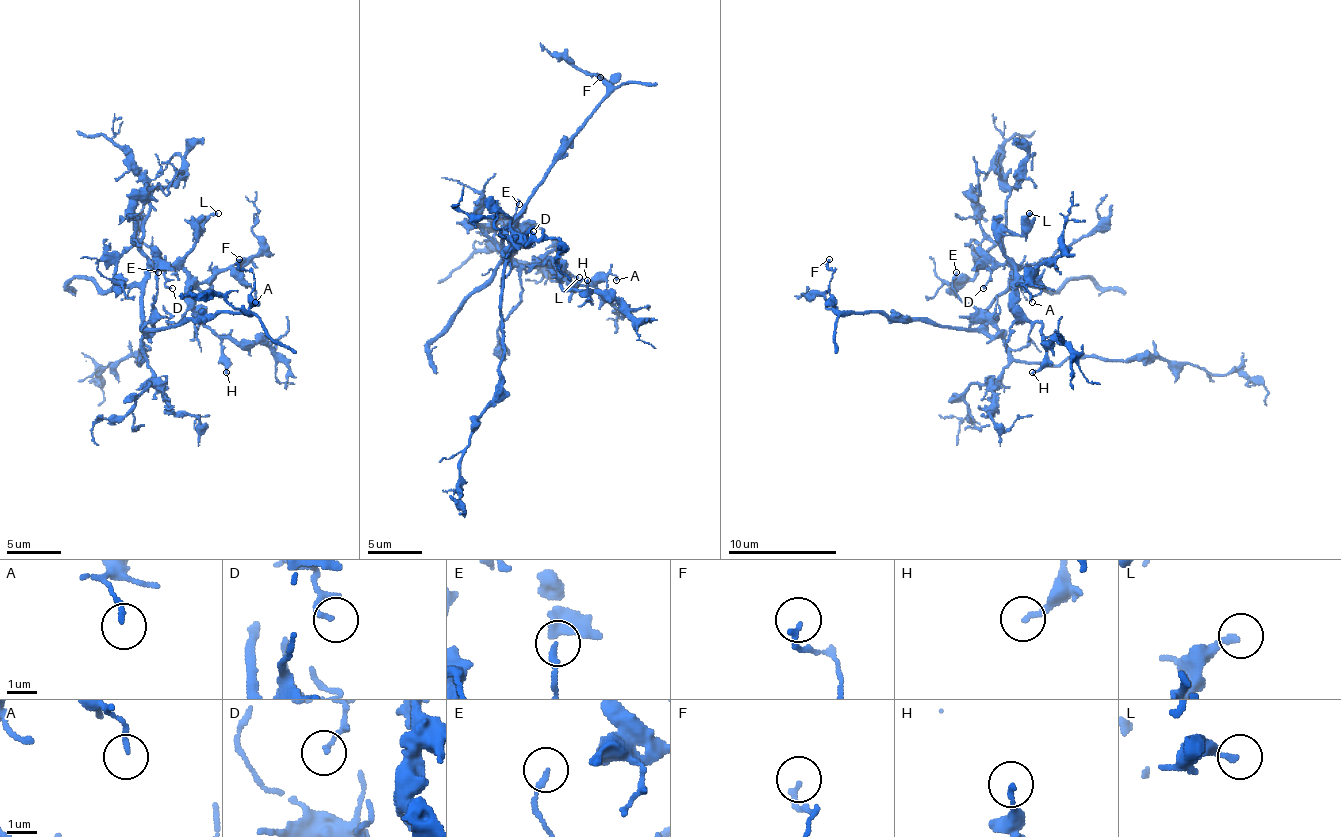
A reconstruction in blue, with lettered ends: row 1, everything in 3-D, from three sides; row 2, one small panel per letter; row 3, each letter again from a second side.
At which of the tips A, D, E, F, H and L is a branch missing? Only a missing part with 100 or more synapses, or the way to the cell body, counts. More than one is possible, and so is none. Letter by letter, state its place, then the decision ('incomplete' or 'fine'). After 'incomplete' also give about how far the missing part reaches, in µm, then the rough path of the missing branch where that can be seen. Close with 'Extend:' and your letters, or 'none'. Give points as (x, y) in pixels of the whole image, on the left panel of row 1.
A: place (255, 302); fine
D: place (172, 288); fine
E: place (158, 272); fine
F: place (239, 259); fine
H: place (226, 372); fine
L: place (218, 213); fine
Extend: none

